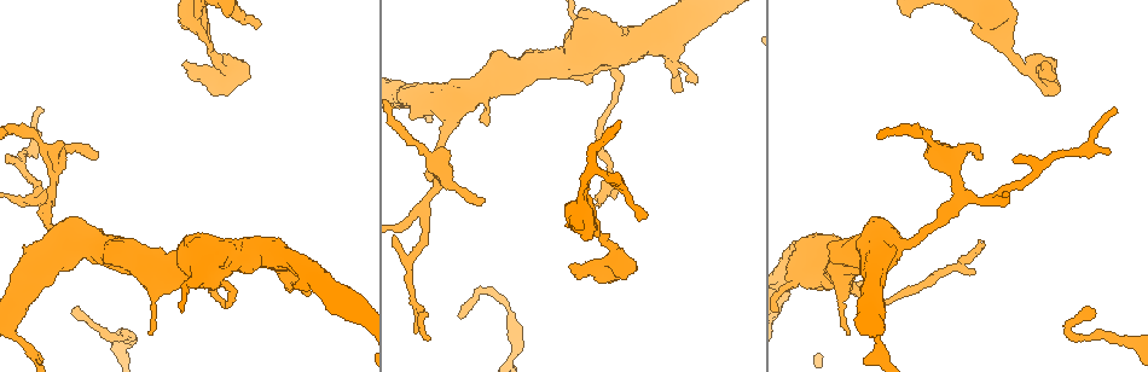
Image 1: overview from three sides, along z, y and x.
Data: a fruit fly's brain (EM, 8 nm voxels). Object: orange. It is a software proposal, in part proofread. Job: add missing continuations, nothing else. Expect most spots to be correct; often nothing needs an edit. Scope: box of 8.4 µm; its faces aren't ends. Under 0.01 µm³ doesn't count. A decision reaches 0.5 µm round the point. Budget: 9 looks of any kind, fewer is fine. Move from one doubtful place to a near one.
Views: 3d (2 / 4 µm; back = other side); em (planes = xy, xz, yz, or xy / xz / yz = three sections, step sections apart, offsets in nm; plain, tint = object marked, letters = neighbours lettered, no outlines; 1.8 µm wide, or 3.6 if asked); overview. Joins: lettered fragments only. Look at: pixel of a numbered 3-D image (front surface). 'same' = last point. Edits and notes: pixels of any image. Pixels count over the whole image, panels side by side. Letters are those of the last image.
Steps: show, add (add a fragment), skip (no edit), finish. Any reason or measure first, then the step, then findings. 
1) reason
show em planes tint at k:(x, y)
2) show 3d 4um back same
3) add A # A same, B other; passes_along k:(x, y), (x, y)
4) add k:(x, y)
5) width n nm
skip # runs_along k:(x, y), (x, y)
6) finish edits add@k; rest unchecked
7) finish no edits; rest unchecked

thin end
show em planes letters at 1:(74, 307)

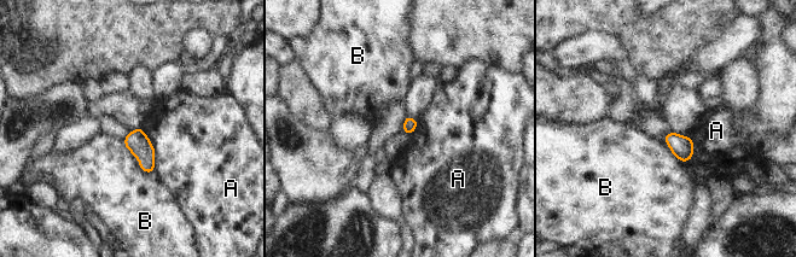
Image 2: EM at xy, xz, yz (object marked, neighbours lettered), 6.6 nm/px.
skip # A other, B other; border 2:(123, 144), (132, 153); none of them fits

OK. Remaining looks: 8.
free end
show em 3.6um planes letters at 1:(184, 66)

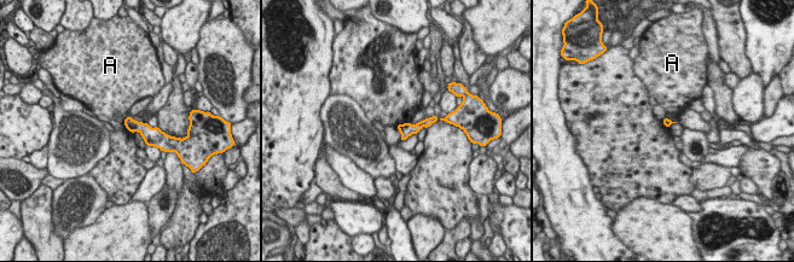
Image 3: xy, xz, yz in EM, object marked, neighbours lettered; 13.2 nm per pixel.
skip # A other; border 3:(667, 117), (676, 122); no lettered fragment goes on from it

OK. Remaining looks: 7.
an open end
show em planes letters at 1:(645, 218)

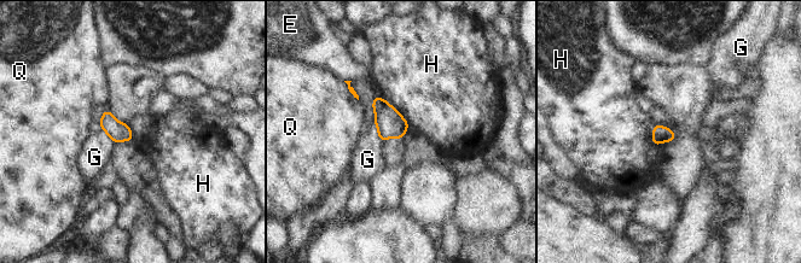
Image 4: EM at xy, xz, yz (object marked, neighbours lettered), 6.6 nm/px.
width 110 nm
skip # E other, G other, H other, Q other; border 4:(377, 95), (383, 98), (408, 127); no lettered fragment goes on from it

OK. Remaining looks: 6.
thin end
show 3d 4um at 1:(600, 206)

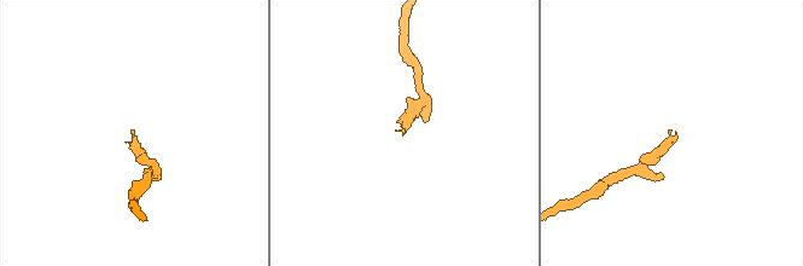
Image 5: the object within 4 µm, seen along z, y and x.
show em yz step 16 letters at 5:(133, 133)

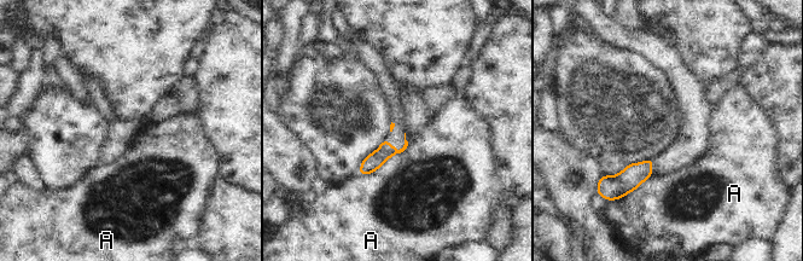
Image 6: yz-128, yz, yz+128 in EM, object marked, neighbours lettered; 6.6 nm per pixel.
show em planes letters same

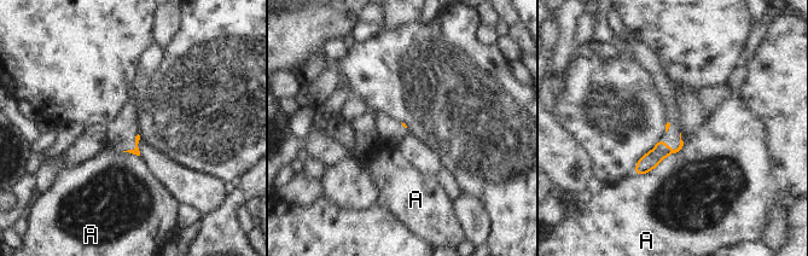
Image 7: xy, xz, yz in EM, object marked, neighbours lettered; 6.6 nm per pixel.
skip # A other; border 7:(684, 145), (647, 172), (634, 174); no lettered fragment goes on from it

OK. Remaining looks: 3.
finish no edits; rest unchecked

